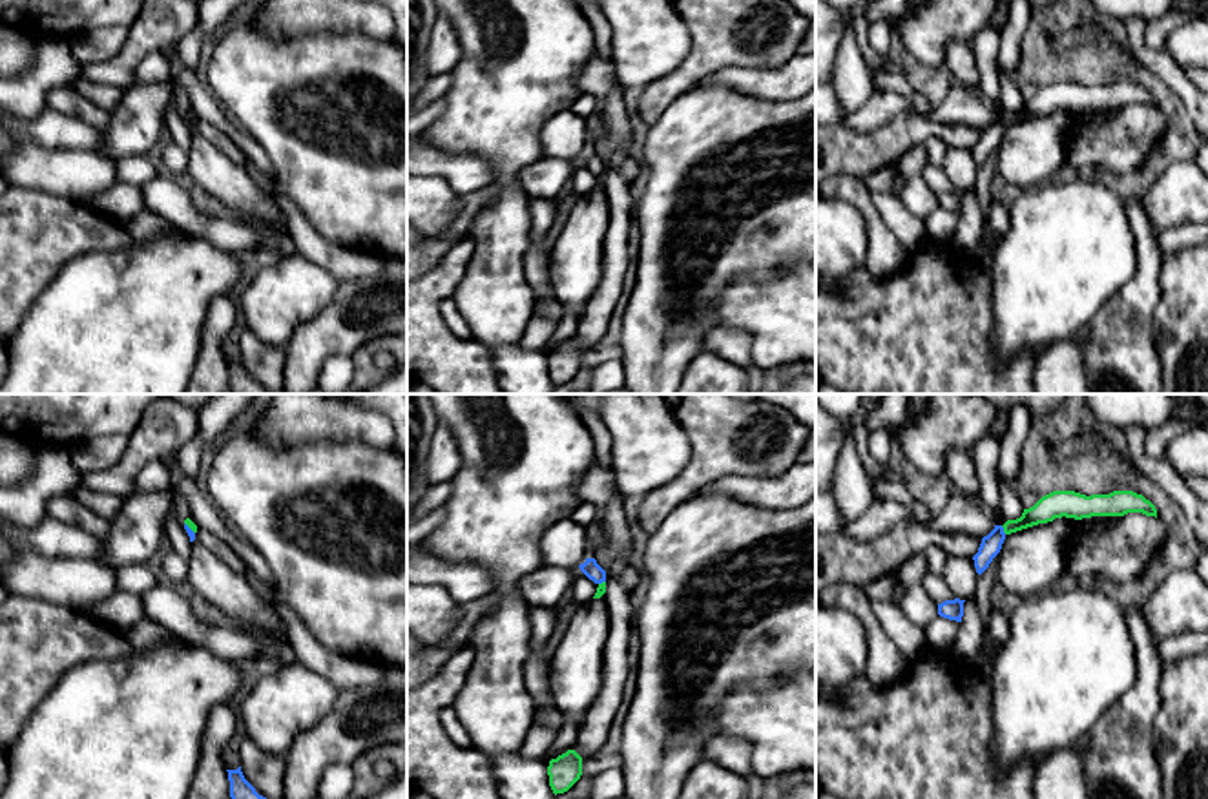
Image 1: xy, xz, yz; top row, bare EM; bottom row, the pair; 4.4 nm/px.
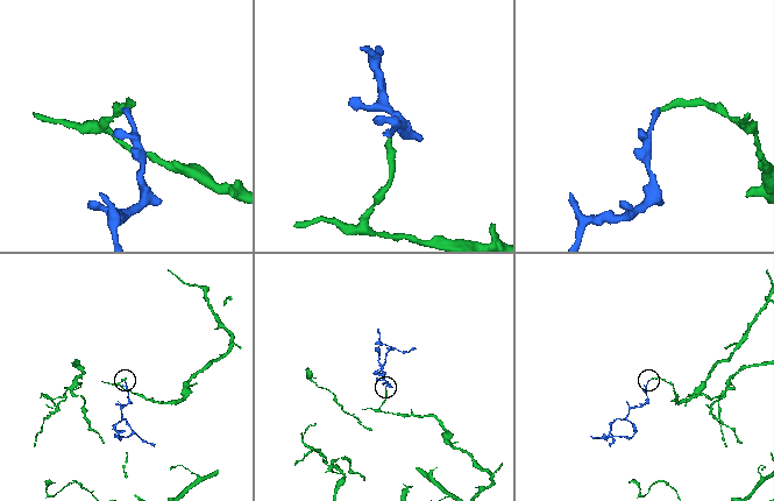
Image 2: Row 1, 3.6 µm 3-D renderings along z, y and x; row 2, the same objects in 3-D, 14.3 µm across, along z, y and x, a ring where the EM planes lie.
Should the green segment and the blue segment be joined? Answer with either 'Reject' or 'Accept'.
Reject

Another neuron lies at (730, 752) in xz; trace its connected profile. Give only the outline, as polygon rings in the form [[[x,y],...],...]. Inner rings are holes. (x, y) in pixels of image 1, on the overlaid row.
[[[713,735],[703,746],[703,759],[741,777],[752,775],[752,744],[737,735]]]

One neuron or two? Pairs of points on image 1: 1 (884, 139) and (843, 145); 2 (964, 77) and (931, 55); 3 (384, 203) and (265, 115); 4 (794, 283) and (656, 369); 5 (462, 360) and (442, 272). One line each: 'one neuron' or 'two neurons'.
1: one neuron
2: two neurons
3: one neuron
4: two neurons
5: one neuron

